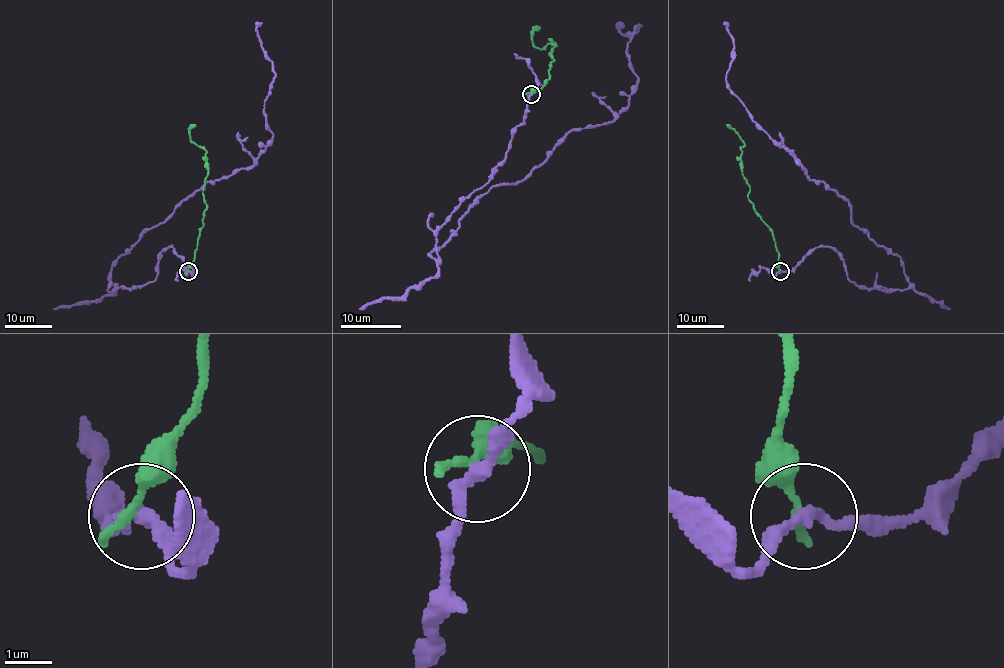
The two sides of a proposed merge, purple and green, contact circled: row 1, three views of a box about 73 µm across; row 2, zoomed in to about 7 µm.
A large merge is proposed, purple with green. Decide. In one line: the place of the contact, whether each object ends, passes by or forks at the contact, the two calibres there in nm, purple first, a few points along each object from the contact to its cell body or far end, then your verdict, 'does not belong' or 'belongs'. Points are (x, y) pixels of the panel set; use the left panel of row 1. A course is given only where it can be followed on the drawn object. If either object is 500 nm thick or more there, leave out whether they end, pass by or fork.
at (188, 271); purple passes by; green ends there; 280 nm thick on the purple side, 240 nm on the other; purple runs (188, 270), (168, 247), (141, 286), (109, 275), (272, 139), (261, 22); green runs (188, 270), (206, 208), (203, 185), (208, 175), (206, 151), (189, 136), (193, 124); does not belong

